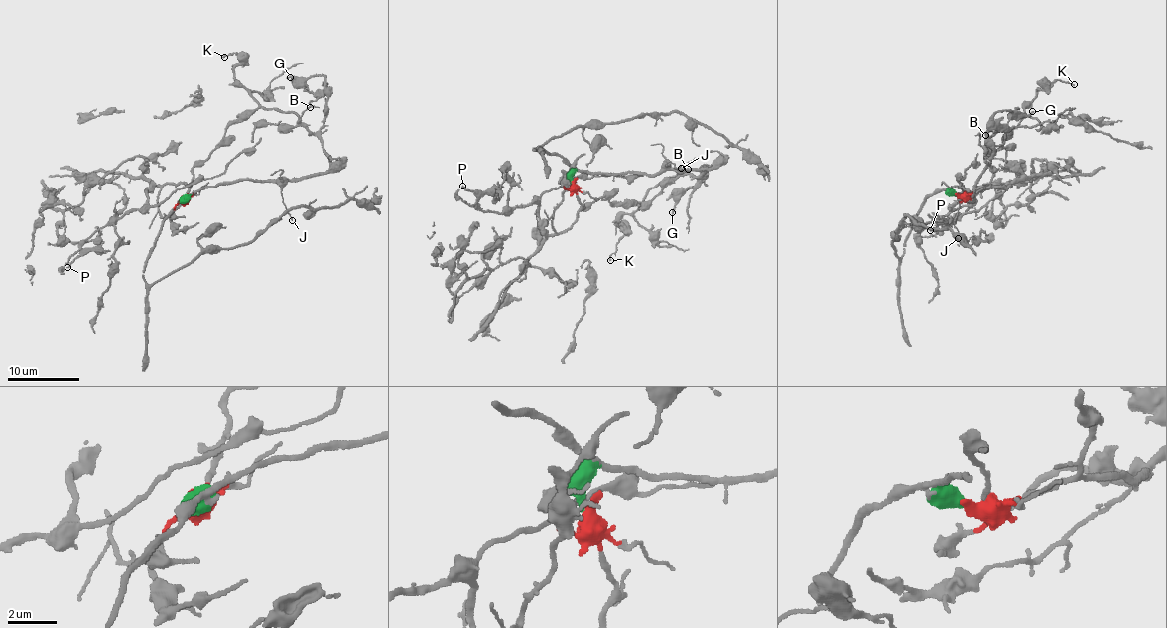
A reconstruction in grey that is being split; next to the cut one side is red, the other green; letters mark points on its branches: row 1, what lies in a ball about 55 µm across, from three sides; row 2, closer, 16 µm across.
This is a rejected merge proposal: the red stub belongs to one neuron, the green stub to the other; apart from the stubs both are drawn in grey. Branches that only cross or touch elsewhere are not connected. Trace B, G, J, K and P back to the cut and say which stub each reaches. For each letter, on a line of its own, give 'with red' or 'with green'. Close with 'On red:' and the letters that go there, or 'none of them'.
B: with green
G: with green
J: with green
K: with green
P: with red
On red: P

